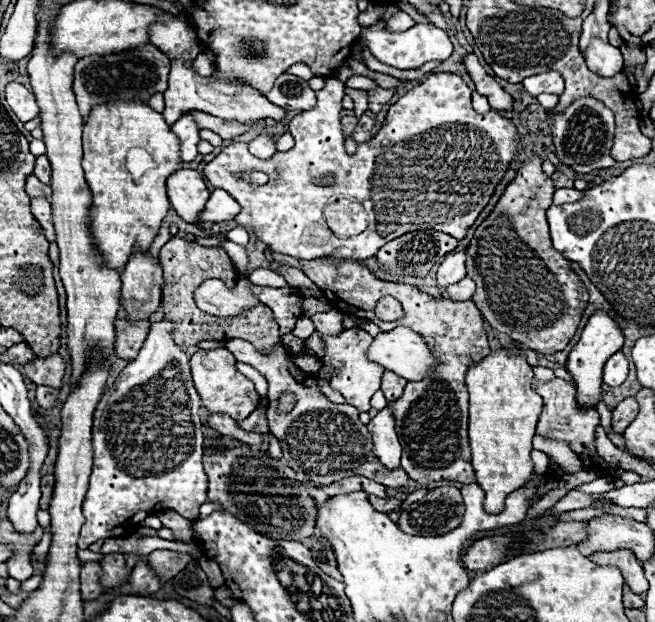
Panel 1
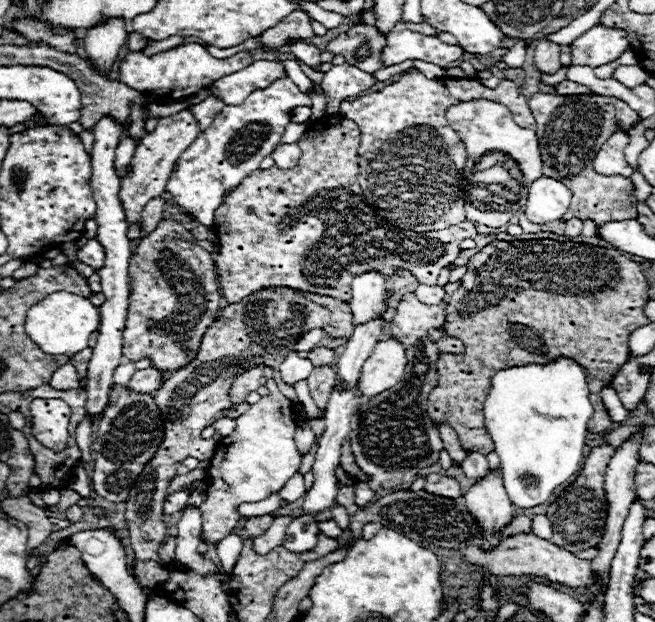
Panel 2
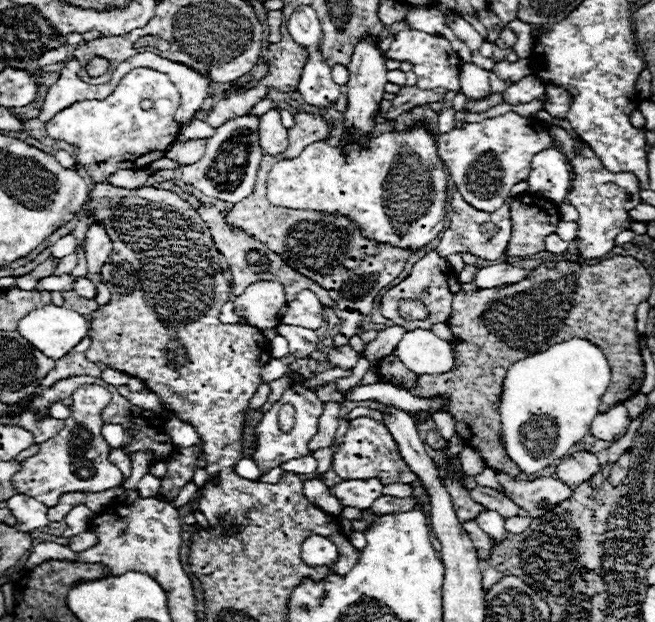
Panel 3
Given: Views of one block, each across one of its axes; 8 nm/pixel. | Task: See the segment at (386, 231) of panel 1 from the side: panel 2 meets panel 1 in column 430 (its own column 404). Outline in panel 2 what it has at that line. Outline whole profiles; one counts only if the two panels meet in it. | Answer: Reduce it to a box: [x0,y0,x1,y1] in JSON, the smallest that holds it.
[340,72,534,232]

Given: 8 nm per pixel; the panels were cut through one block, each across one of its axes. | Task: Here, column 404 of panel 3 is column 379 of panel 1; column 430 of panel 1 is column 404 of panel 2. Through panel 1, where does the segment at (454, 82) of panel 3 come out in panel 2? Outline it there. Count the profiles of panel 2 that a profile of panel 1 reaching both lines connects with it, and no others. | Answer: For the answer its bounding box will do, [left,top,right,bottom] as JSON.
[382,22,464,68]

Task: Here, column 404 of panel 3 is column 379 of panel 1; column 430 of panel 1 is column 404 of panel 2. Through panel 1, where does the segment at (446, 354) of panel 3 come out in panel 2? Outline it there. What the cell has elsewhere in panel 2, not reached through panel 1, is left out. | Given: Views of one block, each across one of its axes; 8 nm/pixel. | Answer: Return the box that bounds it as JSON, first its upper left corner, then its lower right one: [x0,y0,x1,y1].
[358,338,408,398]

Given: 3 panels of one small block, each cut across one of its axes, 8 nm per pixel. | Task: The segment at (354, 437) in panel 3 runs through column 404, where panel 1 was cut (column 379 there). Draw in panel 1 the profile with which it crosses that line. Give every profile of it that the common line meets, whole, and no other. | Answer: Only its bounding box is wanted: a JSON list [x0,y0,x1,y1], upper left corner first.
[224,340,408,488]

